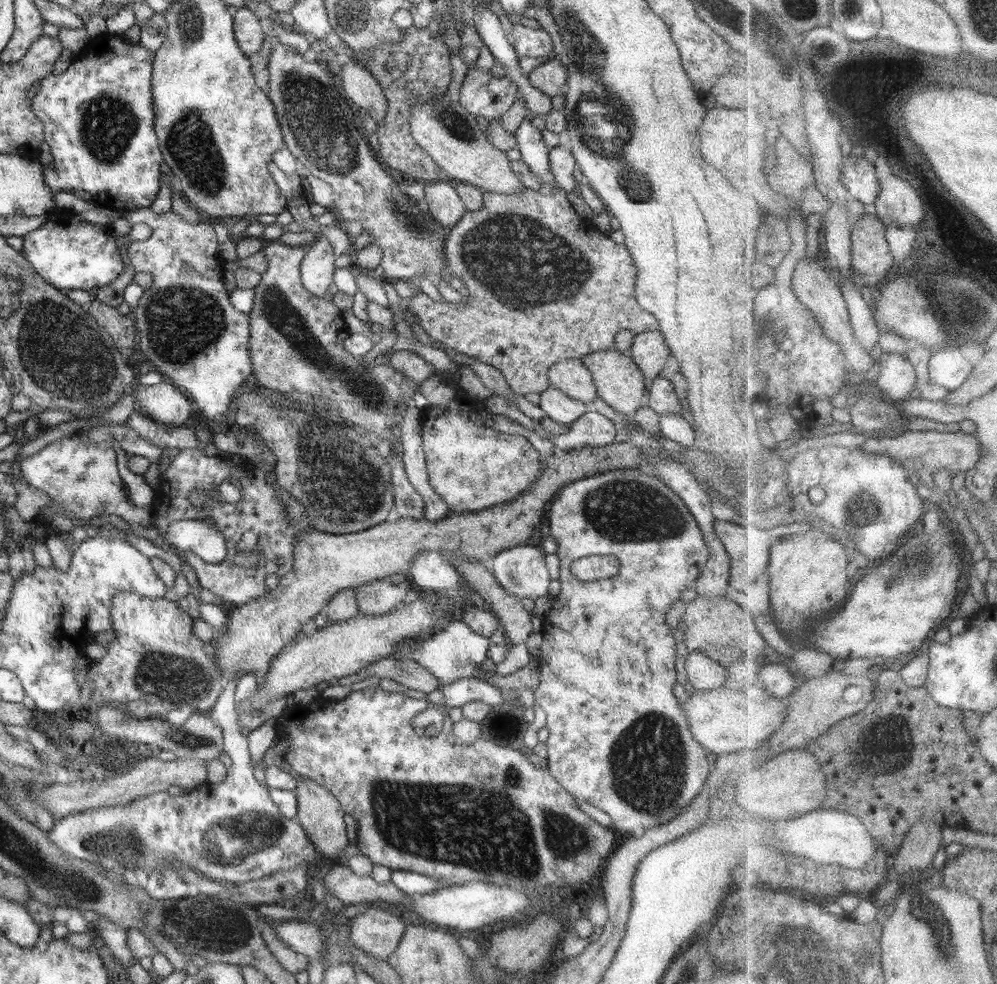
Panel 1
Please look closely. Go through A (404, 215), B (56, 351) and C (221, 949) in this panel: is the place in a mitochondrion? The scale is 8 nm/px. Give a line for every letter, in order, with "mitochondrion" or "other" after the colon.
A: mitochondrion
B: mitochondrion
C: mitochondrion

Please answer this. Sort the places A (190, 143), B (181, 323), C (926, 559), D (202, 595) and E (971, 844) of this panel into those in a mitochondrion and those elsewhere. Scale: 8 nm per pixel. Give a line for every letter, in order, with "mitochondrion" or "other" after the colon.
A: mitochondrion
B: mitochondrion
C: mitochondrion
D: other
E: other

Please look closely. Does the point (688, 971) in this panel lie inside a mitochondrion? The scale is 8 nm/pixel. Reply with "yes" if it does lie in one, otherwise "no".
yes

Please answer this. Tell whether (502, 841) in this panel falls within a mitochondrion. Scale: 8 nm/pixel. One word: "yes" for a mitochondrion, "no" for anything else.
yes

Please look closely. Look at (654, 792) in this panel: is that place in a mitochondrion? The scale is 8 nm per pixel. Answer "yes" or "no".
yes

